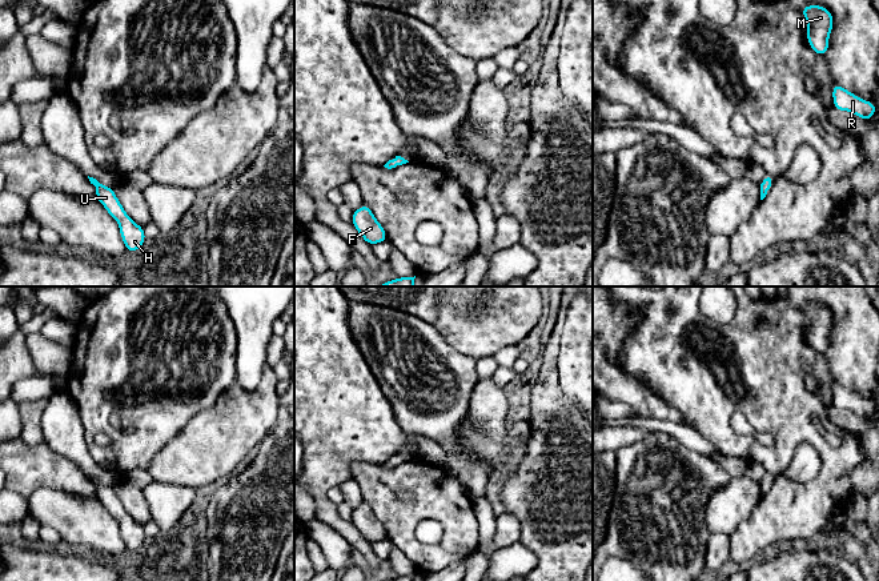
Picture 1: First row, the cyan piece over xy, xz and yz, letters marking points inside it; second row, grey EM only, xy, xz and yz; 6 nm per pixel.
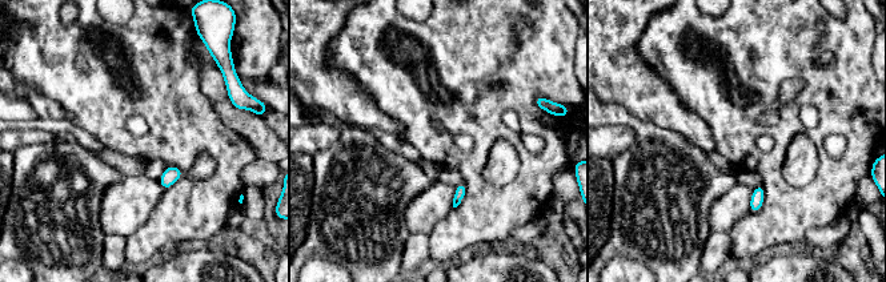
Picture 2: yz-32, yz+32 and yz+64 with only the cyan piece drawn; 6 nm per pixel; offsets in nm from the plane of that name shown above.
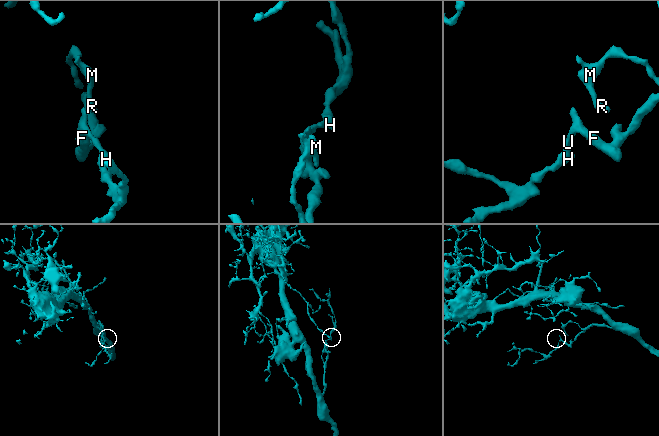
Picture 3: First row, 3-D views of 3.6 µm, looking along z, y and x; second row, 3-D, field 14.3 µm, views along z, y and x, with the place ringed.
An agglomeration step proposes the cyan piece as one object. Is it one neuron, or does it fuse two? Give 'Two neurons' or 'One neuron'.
One neuron

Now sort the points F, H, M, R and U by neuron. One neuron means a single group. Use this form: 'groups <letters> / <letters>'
groups F H M R U

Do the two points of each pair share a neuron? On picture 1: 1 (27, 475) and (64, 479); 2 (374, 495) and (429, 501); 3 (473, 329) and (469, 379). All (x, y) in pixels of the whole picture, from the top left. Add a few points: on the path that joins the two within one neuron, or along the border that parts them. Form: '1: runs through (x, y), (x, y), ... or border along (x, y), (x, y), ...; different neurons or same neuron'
1: runs through (36, 475), (55, 475); same neuron
2: runs through (388, 507), (392, 511), (416, 511); same neuron
3: border along (445, 339), (456, 349), (476, 360); different neurons

